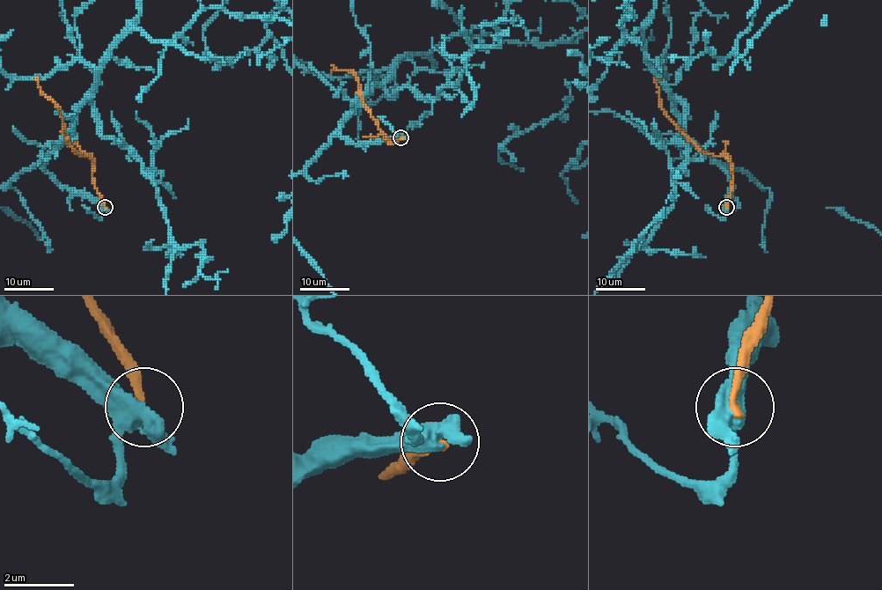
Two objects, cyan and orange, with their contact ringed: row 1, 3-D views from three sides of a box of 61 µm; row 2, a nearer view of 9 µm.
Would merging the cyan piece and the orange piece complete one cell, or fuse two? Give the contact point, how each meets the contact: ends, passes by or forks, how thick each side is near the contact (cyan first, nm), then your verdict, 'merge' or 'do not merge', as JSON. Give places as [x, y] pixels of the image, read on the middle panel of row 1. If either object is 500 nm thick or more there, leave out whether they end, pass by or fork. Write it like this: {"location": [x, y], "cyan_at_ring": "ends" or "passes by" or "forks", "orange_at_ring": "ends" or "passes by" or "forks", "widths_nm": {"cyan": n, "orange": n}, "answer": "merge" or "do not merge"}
{"location": [400, 137], "cyan_at_ring": "forks", "orange_at_ring": "ends", "widths_nm": {"cyan": 440, "orange": 260}, "answer": "do not merge"}

